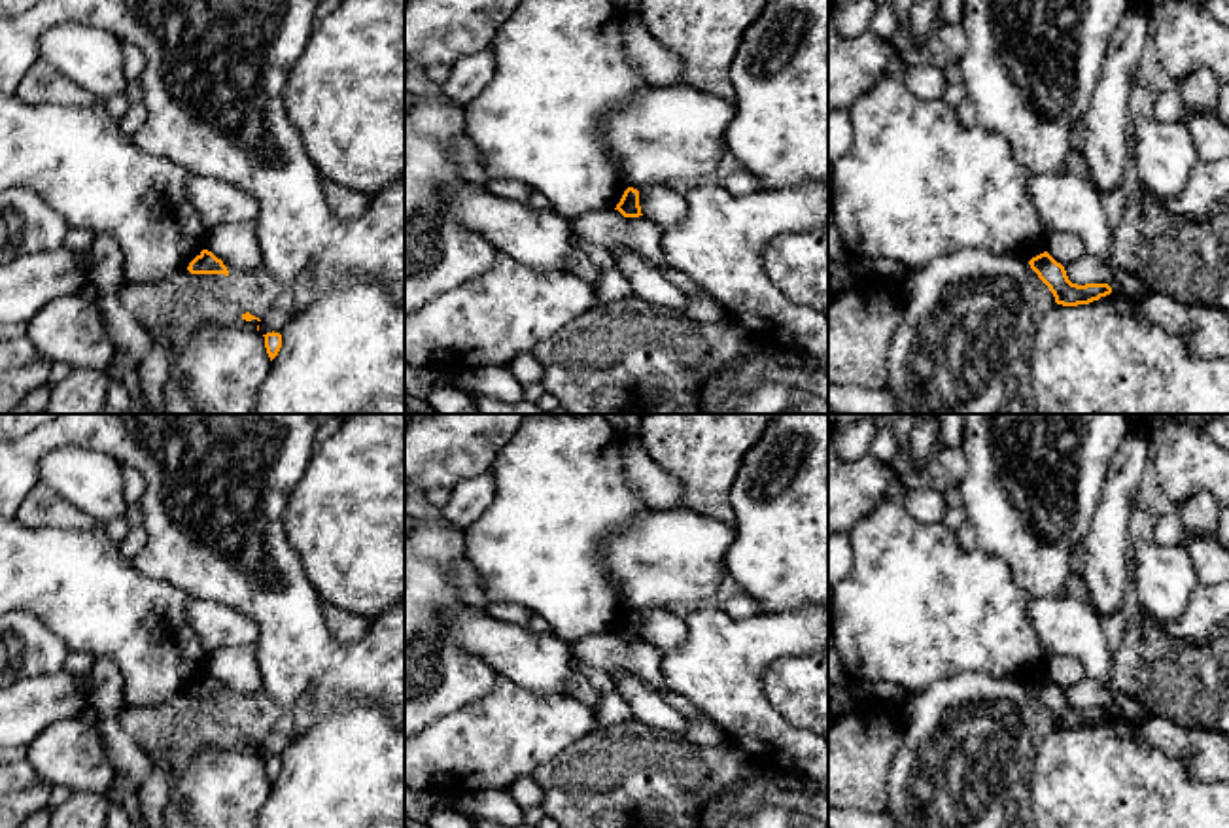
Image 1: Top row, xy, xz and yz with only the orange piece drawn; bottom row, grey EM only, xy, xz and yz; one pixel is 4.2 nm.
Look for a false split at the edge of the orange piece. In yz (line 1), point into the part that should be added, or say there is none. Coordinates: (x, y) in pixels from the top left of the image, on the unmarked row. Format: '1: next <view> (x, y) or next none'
1: next none

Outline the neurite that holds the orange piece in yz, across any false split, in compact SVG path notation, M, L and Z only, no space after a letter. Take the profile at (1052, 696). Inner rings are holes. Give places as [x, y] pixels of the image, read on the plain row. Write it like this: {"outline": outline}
{"outline": "M1047 675L1032 681L1029 688L1038 698L1038 701L1049 711L1057 728L1089 728L1112 716L1112 711L1108 707L1072 707L1066 699L1065 690L1057 686Z"}

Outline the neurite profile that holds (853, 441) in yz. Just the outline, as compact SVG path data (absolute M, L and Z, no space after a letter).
M858 420L836 433L834 446L843 461L858 461L870 454L870 446L879 423L872 420Z

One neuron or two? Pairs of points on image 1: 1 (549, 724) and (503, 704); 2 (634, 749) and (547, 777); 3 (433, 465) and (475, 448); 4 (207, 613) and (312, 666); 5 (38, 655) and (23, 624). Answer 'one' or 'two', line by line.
1: one
2: one
3: one
4: two
5: one

